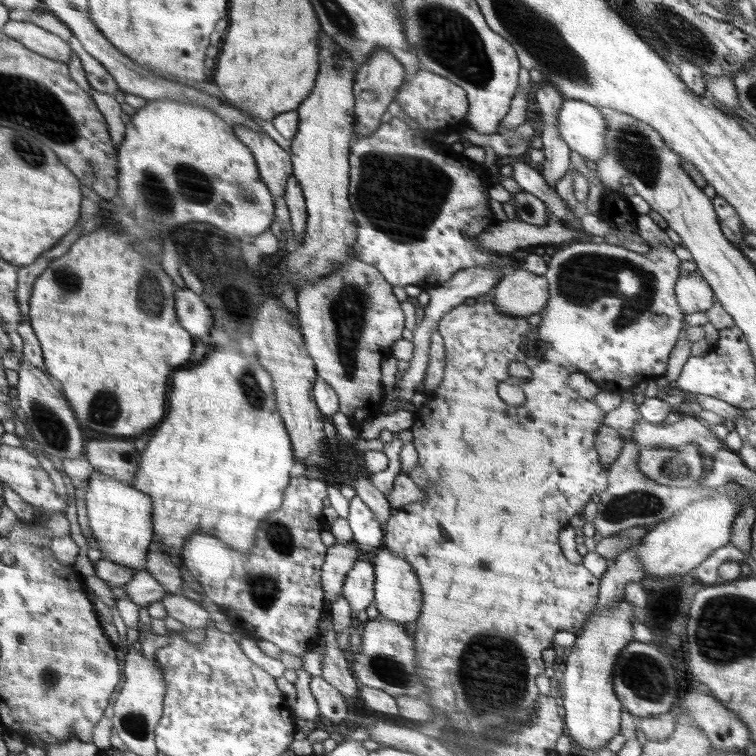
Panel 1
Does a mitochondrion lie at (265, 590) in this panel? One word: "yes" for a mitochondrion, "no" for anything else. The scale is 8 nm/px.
yes

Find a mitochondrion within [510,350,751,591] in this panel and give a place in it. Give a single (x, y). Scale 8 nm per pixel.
(635, 504)

